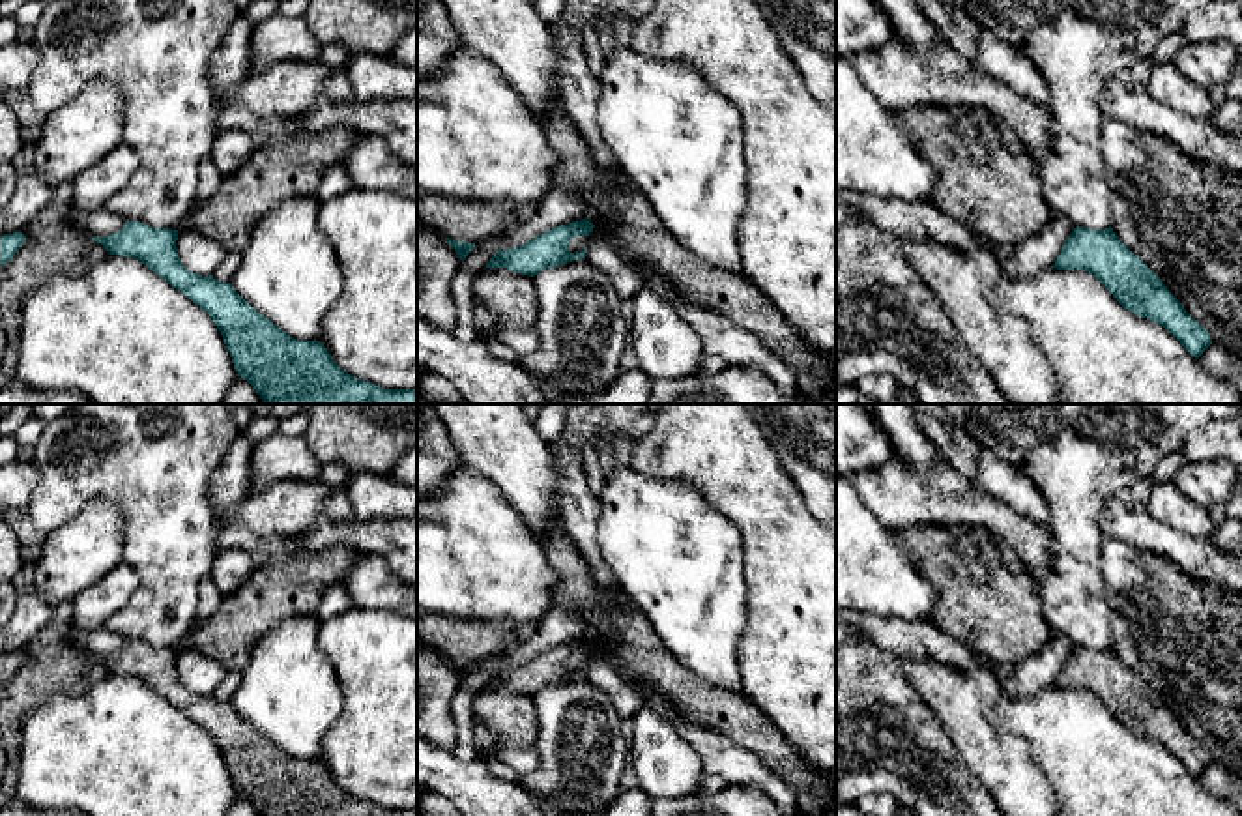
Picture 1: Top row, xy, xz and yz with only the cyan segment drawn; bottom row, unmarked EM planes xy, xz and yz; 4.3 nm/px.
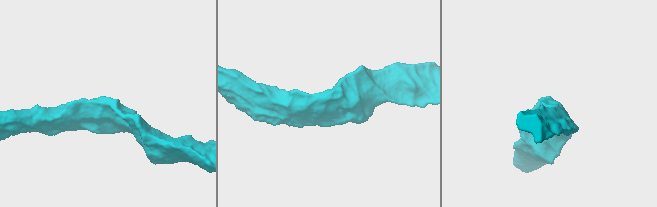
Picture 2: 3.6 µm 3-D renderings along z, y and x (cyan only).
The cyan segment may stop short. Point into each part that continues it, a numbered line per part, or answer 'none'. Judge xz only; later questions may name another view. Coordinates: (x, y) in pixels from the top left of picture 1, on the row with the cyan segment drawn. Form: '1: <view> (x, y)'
none

